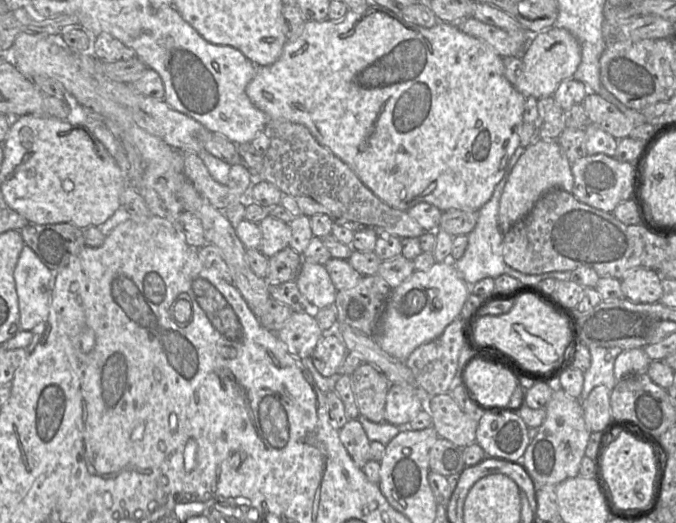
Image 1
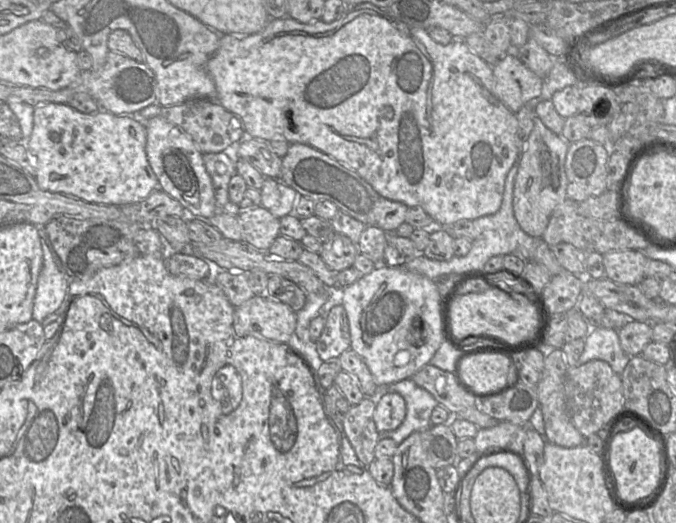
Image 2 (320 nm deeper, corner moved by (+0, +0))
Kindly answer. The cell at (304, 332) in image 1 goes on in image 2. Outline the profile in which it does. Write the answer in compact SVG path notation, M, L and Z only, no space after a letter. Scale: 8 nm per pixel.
M266 295L254 296L235 307L233 327L239 337L254 336L288 343L297 324L297 313Z

